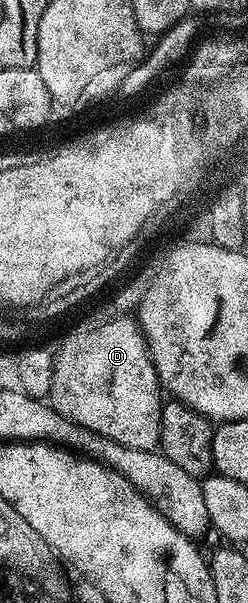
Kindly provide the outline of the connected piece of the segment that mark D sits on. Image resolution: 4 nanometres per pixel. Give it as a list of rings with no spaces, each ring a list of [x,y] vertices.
[[[136,318],[113,320],[89,333],[83,333],[80,329],[74,330],[74,335],[67,336],[62,341],[61,348],[56,348],[53,364],[55,377],[48,402],[60,415],[118,442],[119,445],[125,445],[127,449],[158,450],[161,441],[163,391],[157,382],[153,358],[149,356],[149,344],[145,342],[145,335],[141,332]]]

